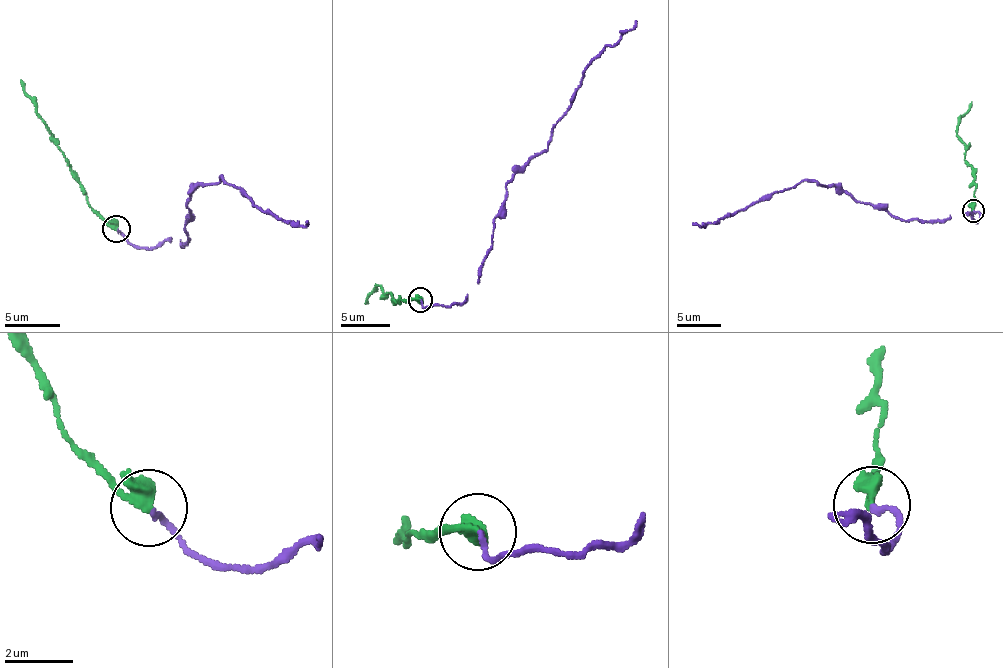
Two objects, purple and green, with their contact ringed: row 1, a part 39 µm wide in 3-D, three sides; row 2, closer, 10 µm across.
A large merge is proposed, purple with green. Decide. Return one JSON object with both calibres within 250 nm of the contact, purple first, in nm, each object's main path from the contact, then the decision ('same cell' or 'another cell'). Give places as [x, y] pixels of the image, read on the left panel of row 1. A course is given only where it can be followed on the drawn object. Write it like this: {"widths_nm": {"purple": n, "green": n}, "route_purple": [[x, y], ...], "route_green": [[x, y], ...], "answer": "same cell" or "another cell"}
{"widths_nm": {"purple": 150, "green": 440}, "route_purple": [[117, 229], [126, 241], [184, 245], [185, 205], [221, 176], [263, 212], [307, 221]], "route_green": [[117, 229], [89, 205], [78, 175], [61, 155], [56, 138], [34, 102], [24, 91], [21, 80]], "answer": "same cell"}

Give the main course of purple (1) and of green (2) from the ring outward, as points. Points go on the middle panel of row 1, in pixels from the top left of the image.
1: (421, 300), (464, 300), (481, 273), (505, 182), (547, 147), (593, 59), (636, 21)
2: (421, 300), (401, 299), (397, 303), (380, 285), (366, 303)

